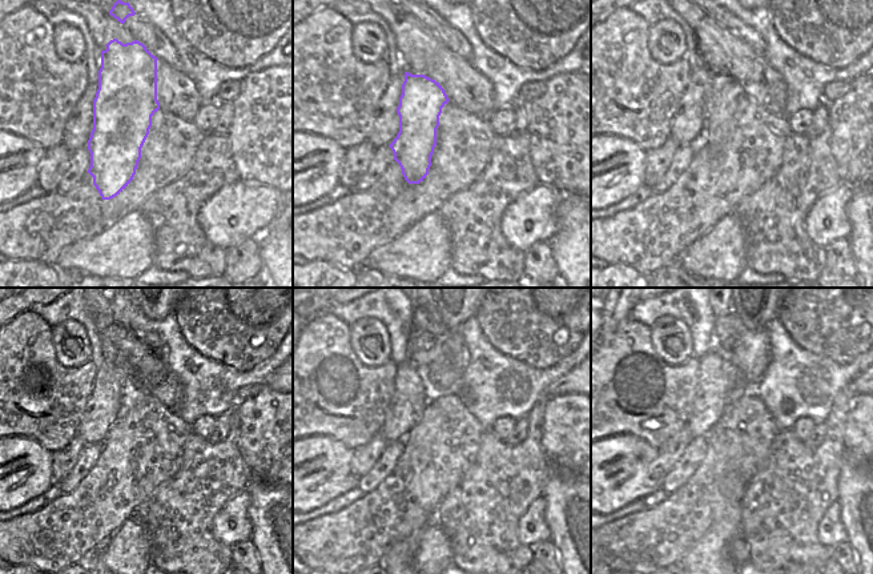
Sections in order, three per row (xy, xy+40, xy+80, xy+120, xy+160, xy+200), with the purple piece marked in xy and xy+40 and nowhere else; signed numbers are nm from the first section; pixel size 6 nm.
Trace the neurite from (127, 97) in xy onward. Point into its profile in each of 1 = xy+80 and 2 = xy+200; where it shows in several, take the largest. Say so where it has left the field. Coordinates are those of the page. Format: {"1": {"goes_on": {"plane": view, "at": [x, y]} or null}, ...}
{"1": {"goes_on": {"plane": "xy+80", "at": [724, 93]}}, "2": {"goes_on": {"plane": "xy+200", "at": [740, 370]}}}

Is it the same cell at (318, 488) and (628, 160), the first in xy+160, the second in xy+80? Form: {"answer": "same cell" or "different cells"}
{"answer": "same cell"}

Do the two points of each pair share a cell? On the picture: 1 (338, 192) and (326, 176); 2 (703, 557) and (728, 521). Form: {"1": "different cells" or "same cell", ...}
{"1": "different cells", "2": "same cell"}

